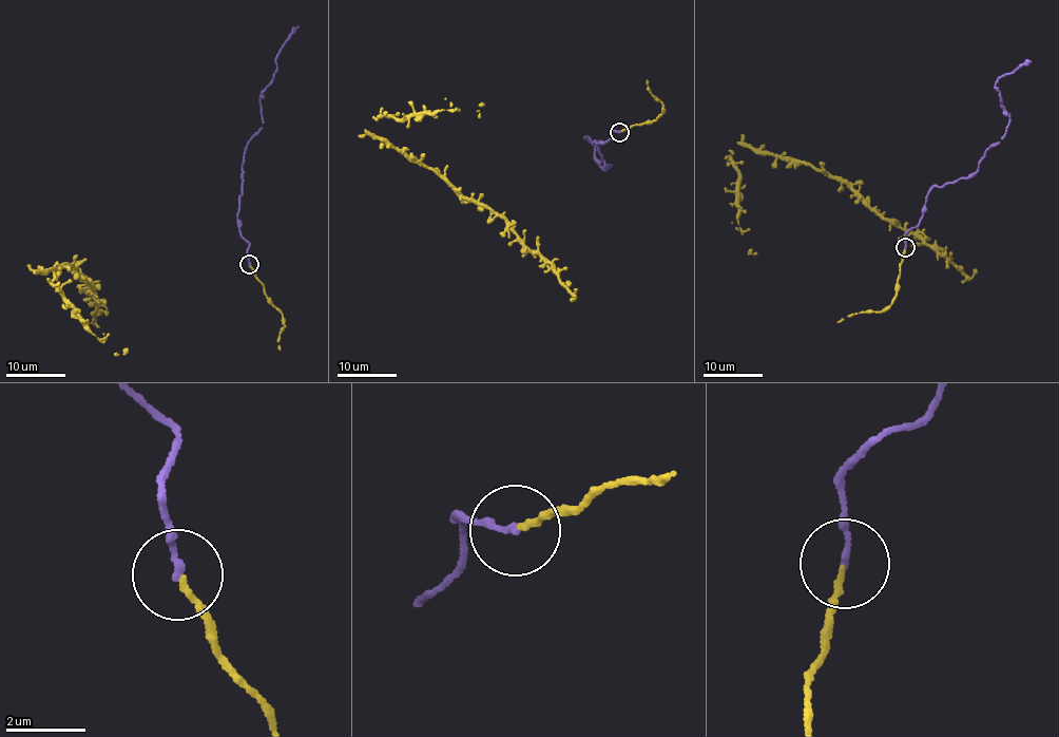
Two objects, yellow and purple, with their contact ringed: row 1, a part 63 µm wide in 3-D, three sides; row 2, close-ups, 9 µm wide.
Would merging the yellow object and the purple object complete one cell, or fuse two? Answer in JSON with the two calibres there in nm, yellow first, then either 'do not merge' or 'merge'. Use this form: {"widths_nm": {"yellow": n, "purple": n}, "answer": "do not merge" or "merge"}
{"widths_nm": {"yellow": 140, "purple": 180}, "answer": "merge"}

